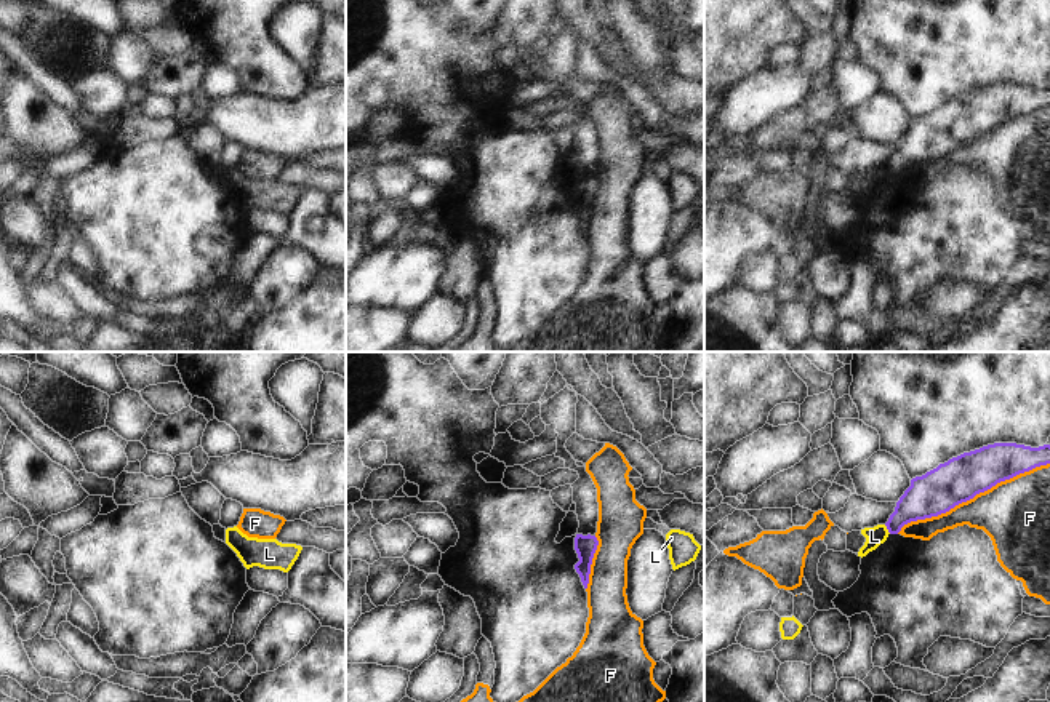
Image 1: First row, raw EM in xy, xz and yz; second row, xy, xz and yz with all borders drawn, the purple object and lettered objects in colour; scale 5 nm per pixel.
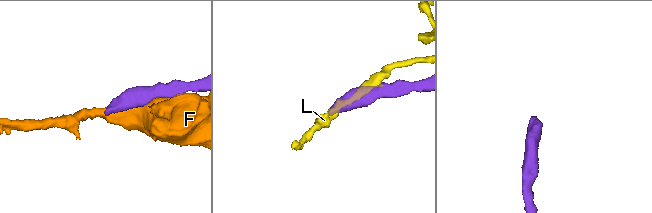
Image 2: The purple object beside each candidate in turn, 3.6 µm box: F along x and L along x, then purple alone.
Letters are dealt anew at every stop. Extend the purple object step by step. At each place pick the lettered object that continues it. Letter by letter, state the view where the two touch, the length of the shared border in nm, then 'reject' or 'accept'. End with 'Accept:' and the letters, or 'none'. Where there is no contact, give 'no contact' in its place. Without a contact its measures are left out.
F: yz | 850 nm | reject
L: yz | 60 nm | reject
Accept: none

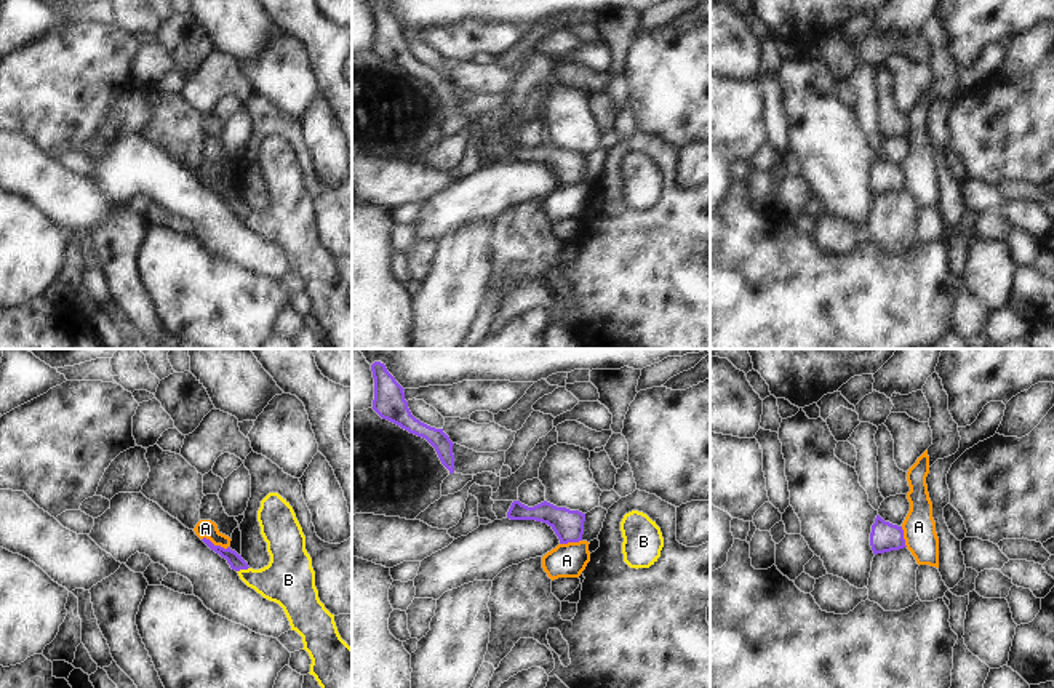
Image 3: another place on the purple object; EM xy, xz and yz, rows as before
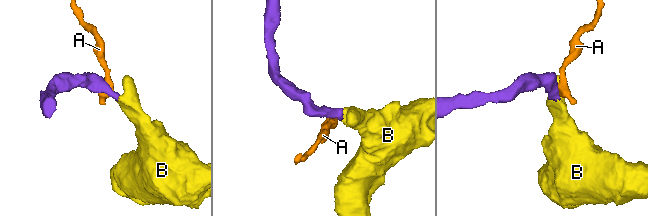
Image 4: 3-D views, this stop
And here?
A: xy | 140 nm | reject
B: xy | 70 nm | accept
Accept: B

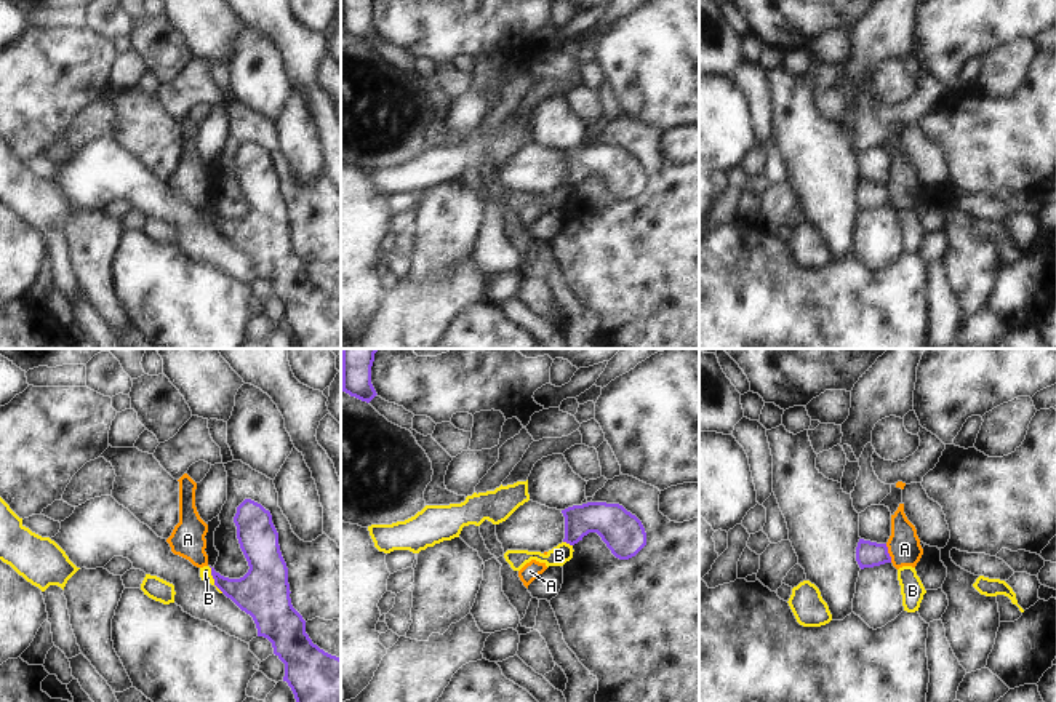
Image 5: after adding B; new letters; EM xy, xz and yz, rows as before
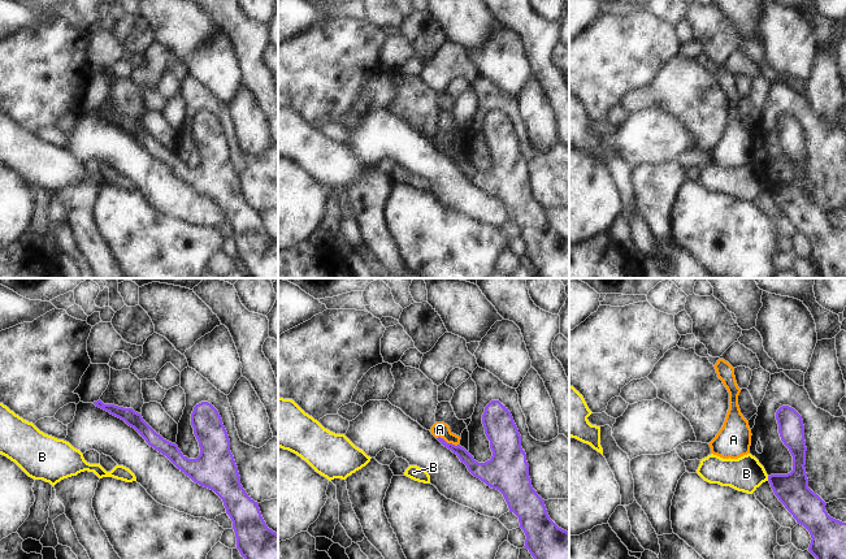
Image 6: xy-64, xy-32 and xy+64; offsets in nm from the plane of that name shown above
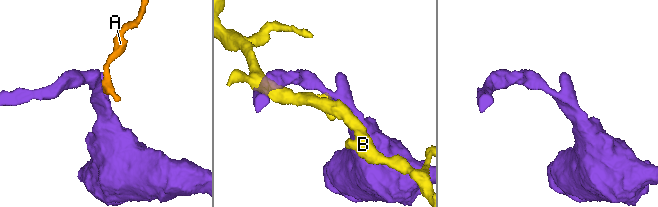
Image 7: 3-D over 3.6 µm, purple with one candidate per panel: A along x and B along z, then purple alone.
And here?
A: yz | 100 nm | reject
B: xy | 150 nm | reject
Accept: none

